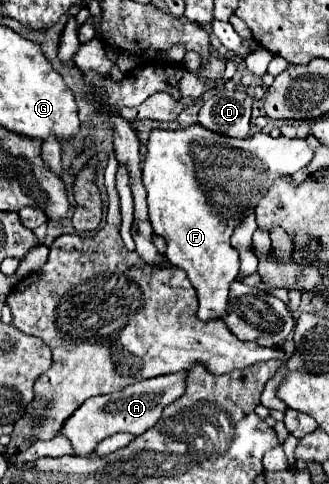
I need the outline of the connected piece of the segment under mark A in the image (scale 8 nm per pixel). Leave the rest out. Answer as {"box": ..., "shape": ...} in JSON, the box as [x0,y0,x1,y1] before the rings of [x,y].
{"box":[60,371,184,455],"shape":[[[184,371],[160,375],[154,379],[144,379],[134,385],[128,385],[126,389],[112,393],[112,395],[96,395],[88,401],[84,401],[62,425],[60,435],[64,435],[72,443],[74,455],[92,455],[100,441],[114,433],[130,433],[140,435],[148,427],[152,427],[160,415],[162,409],[176,401],[184,393]]]}

